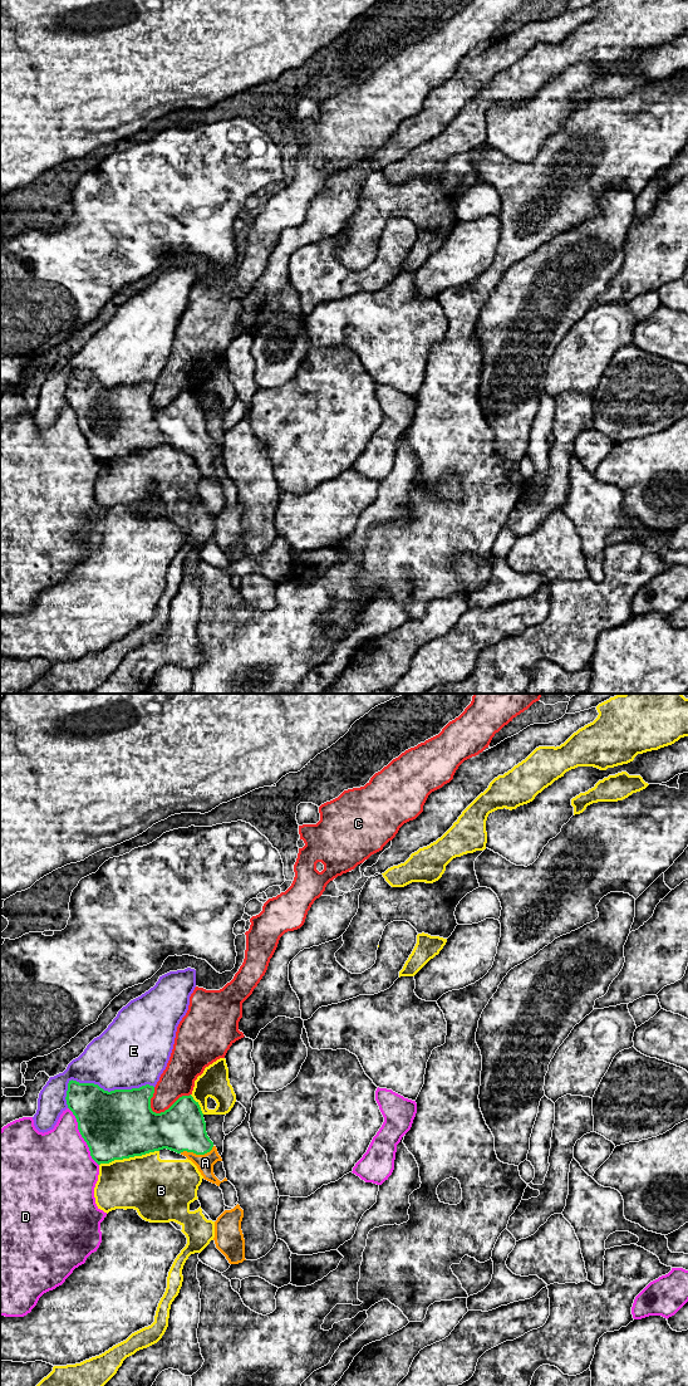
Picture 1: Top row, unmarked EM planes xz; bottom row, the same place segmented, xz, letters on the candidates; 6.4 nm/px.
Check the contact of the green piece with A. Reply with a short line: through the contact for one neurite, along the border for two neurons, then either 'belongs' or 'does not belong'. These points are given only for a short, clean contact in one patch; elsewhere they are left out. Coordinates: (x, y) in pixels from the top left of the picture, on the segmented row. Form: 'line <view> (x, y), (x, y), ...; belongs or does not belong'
line xz (182, 1127), (195, 1144), (196, 1154), (205, 1162); belongs

